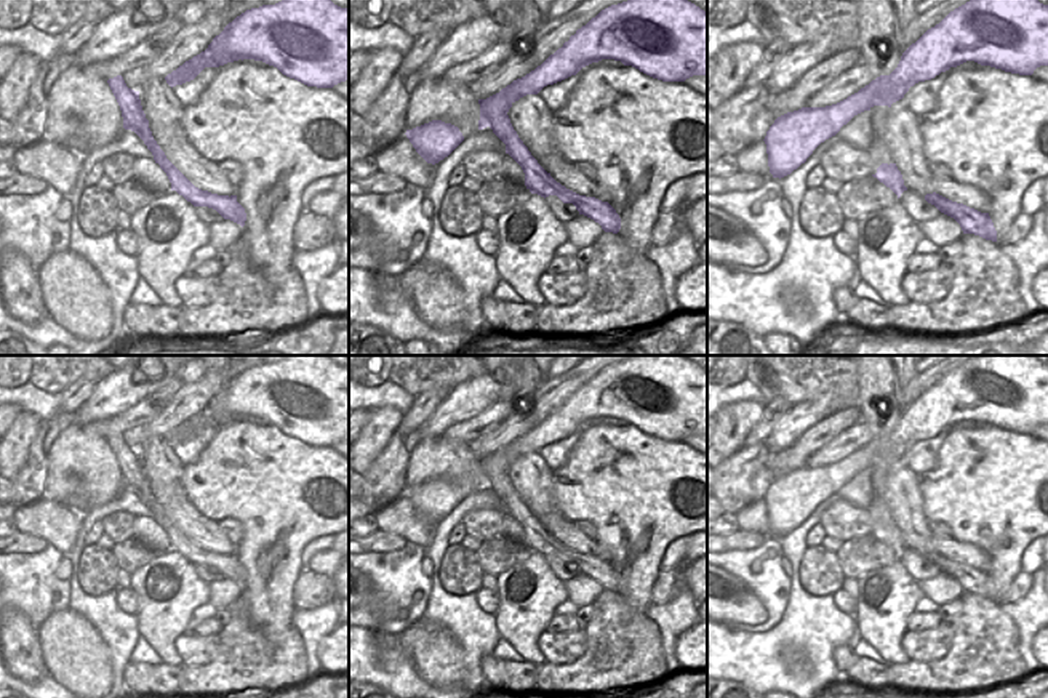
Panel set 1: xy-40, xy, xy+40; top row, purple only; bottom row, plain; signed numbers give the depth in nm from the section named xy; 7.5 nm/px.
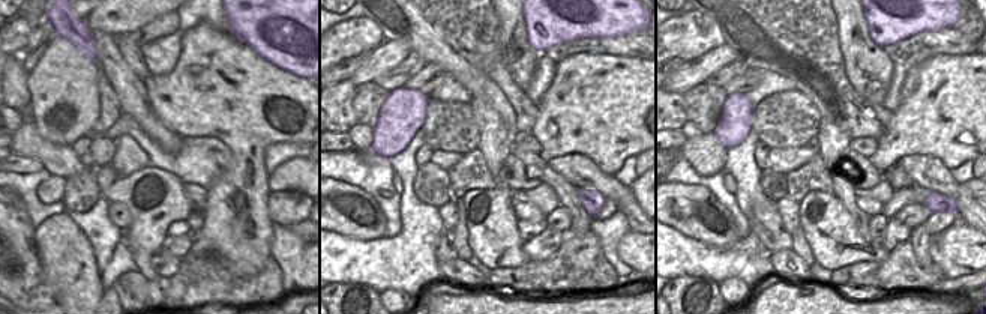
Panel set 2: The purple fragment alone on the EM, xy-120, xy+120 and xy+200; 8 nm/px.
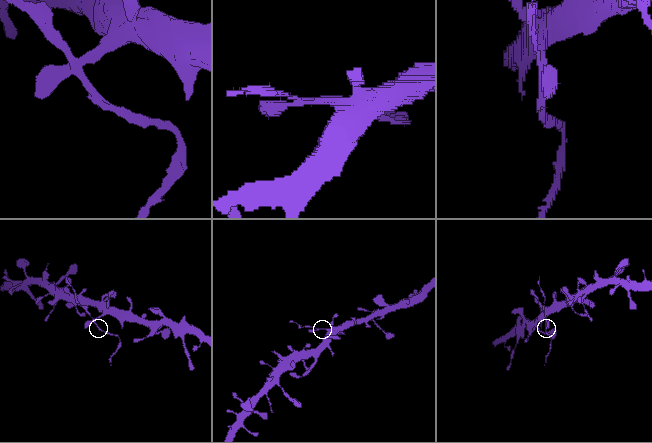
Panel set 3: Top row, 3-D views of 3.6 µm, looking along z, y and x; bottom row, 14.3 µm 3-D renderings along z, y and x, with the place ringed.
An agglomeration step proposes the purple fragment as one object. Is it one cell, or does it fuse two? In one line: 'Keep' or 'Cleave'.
Cleave

